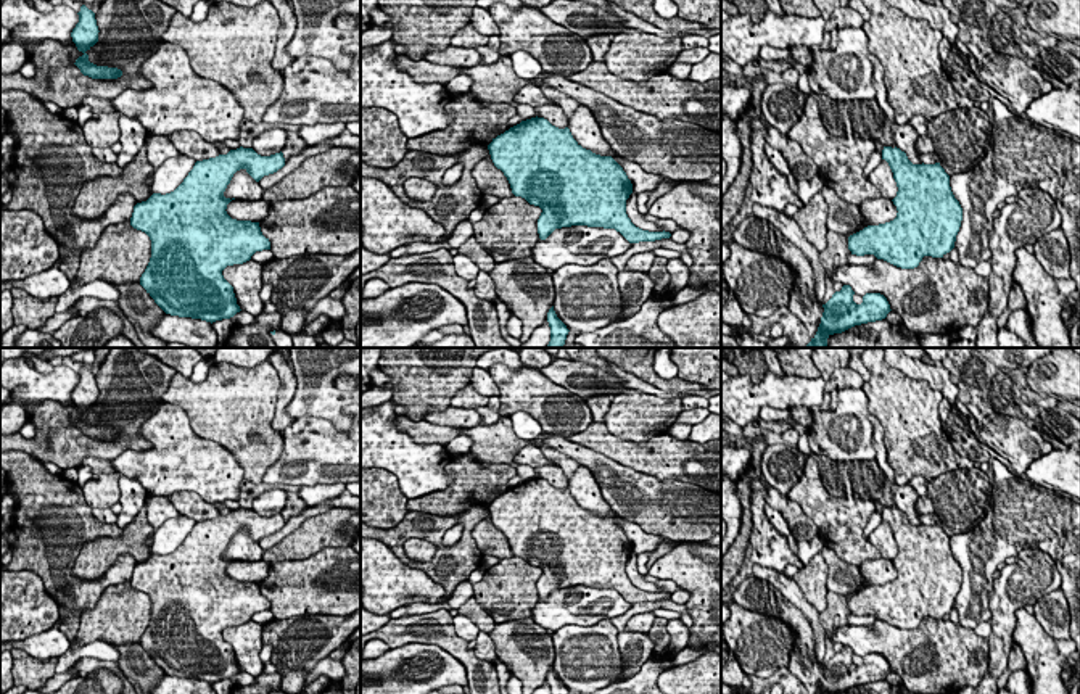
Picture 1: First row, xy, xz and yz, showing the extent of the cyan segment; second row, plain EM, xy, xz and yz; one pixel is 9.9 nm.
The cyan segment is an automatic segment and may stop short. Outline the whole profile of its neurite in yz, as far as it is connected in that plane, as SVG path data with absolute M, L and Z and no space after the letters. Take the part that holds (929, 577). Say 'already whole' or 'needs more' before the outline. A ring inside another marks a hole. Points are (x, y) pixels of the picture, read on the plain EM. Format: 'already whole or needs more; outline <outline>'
already whole; outline M884 507L898 552L892 560L897 578L868 586L848 597L851 615L874 615L901 630L914 630L924 617L943 618L954 609L963 568L950 547L950 536L935 525L913 525L900 509Z

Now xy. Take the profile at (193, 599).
already whole; outline M253 509L230 510L227 515L196 522L183 543L171 554L153 554L137 564L130 586L151 601L151 618L140 638L140 646L155 663L171 676L216 683L240 673L233 647L224 639L227 626L243 625L256 612L270 610L259 583L237 581L227 575L232 562L224 557L233 535L245 530L256 543L285 527L283 514L261 517Z

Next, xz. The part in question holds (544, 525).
already whole; outline M531 478L510 488L488 506L491 520L507 538L512 554L542 570L538 594L546 601L555 589L571 586L615 589L629 604L670 599L670 593L636 588L626 575L633 544L612 517L583 509L570 490L559 490L544 478Z

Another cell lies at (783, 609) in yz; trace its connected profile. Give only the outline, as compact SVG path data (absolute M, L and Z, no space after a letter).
M750 576L734 591L732 601L744 609L785 622L795 636L789 657L789 670L803 683L819 688L824 673L816 660L814 634L805 615L768 581Z

